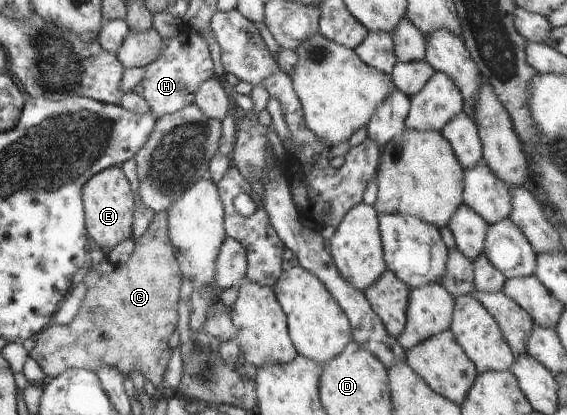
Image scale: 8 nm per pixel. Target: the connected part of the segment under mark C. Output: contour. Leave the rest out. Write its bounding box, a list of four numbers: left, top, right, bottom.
[28,212,182,390]

